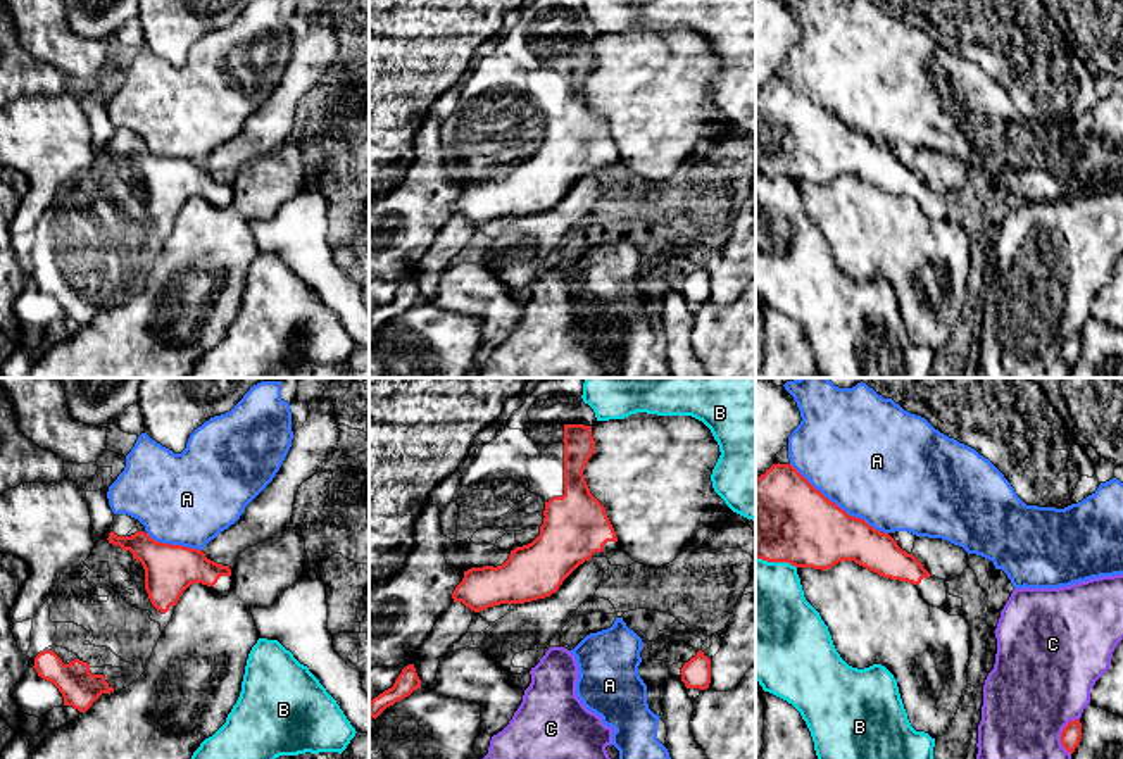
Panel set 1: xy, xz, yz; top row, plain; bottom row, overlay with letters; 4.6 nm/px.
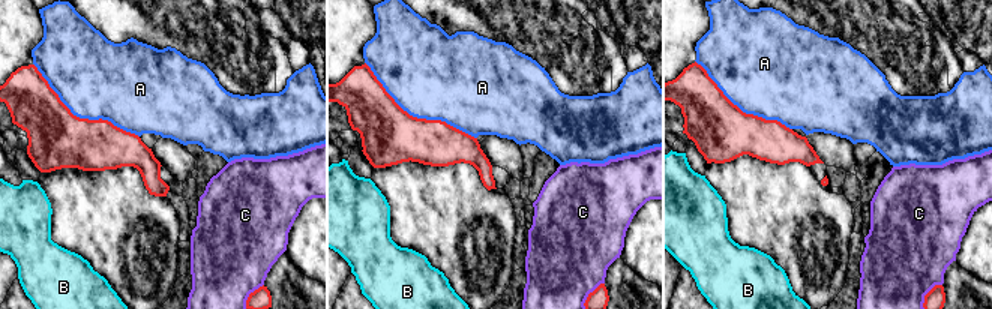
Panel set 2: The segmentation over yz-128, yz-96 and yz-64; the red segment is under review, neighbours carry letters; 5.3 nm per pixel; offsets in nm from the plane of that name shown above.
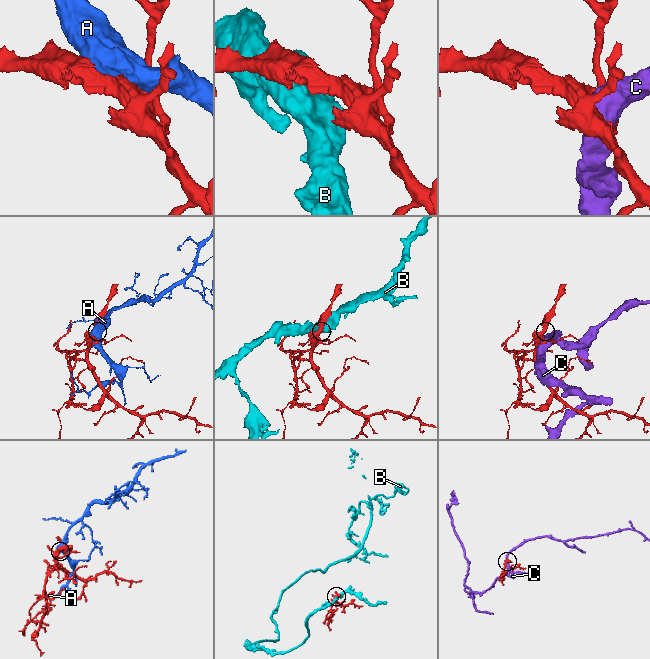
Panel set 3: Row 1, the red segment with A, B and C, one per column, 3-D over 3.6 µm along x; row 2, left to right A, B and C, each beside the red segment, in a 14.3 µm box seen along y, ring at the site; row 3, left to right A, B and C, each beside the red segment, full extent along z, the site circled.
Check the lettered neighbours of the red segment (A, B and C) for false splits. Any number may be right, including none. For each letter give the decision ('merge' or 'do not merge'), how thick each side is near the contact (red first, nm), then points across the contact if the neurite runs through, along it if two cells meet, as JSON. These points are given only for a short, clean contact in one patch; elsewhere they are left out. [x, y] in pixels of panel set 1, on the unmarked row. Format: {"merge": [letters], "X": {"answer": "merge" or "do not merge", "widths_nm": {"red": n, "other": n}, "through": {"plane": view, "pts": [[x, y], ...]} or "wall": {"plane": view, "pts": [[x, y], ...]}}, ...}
{"merge": [], "A": {"answer": "do not merge", "widths_nm": {"red": 400, "other": 500}}, "B": {"answer": "do not merge", "widths_nm": {"red": 420, "other": 460}}, "C": {"answer": "do not merge", "widths_nm": {"red": 90, "other": 440}}}

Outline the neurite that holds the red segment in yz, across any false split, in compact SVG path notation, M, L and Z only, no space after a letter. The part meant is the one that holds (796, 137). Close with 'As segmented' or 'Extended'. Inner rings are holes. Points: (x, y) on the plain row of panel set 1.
M773 78L756 91L756 171L821 185L854 174L913 197L933 221L947 216L945 193L932 190L888 147L828 114L792 78Z. Extended

